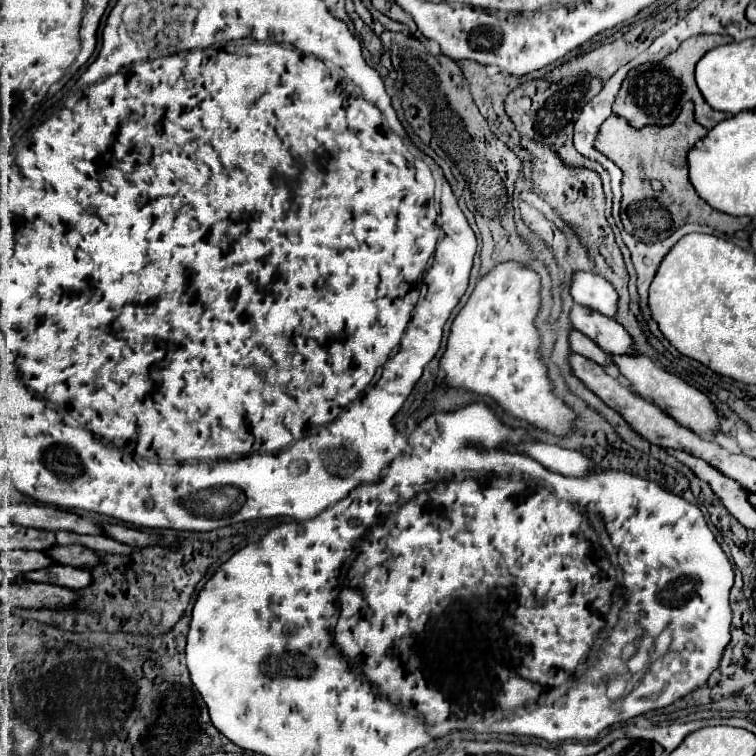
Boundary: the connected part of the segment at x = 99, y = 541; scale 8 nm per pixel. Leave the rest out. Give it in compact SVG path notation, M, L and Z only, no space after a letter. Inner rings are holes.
M67 532L77 544L85 546L85 548L91 548L95 552L107 552L107 554L131 554L133 548L129 548L127 544L119 544L107 536L79 536L79 534L73 534L73 532Z

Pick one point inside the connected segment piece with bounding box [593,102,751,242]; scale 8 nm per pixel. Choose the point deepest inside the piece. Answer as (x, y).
(655, 152)

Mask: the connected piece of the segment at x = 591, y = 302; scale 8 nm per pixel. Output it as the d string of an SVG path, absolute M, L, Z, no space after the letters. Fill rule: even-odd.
M575 270L571 276L569 292L577 304L597 310L609 318L615 316L615 310L617 310L615 288L599 274Z

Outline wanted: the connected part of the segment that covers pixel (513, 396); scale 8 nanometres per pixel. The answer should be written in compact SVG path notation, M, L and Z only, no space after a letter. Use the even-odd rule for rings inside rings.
M503 262L483 276L453 320L441 370L449 386L491 396L509 414L565 436L573 430L575 414L553 394L547 368L539 360L541 340L533 324L539 310L539 286L539 276L517 262Z

